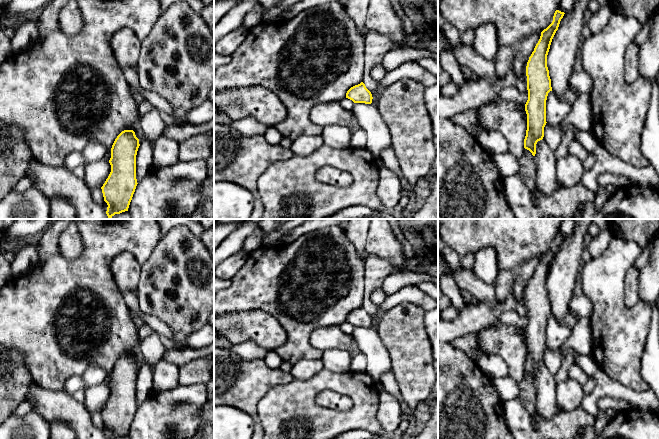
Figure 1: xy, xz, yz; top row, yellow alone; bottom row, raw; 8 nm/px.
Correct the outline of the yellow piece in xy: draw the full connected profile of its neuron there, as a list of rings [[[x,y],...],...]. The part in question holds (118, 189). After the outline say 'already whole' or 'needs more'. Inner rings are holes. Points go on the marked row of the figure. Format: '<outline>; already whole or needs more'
[[[133,130],[122,131],[111,148],[111,172],[101,187],[104,201],[107,203],[106,214],[112,219],[115,214],[128,211],[137,186],[136,155],[139,139]]]; already whole

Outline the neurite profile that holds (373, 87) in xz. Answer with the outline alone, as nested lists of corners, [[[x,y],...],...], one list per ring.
[[[374,31],[368,32],[365,36],[364,48],[364,79],[363,83],[372,94],[372,103],[376,103],[380,88],[377,82],[370,76],[372,68],[380,63],[383,56],[393,48],[392,42],[387,36],[376,33]]]

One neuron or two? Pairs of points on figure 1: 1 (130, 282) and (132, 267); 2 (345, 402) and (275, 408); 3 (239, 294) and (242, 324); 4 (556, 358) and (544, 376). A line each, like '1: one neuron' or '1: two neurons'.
1: one neuron
2: two neurons
3: two neurons
4: two neurons

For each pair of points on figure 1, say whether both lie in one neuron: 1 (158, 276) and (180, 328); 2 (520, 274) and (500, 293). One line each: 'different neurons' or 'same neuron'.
1: same neuron
2: same neuron

